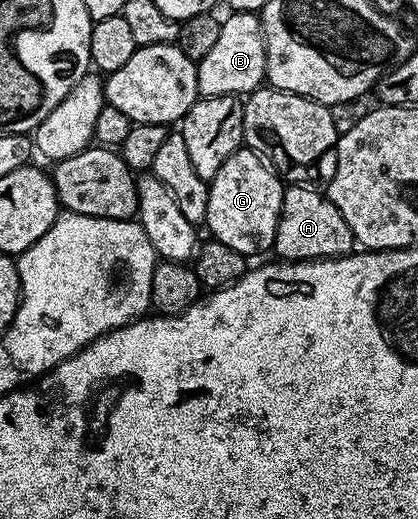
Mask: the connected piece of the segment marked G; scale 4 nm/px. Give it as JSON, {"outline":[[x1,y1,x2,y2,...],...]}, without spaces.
{"outline":[[241,148,228,159,224,167,208,183,208,215,204,222,210,228,213,240,228,243,232,251,247,255,269,250,274,243,276,227,282,210,283,178,253,149]]}

